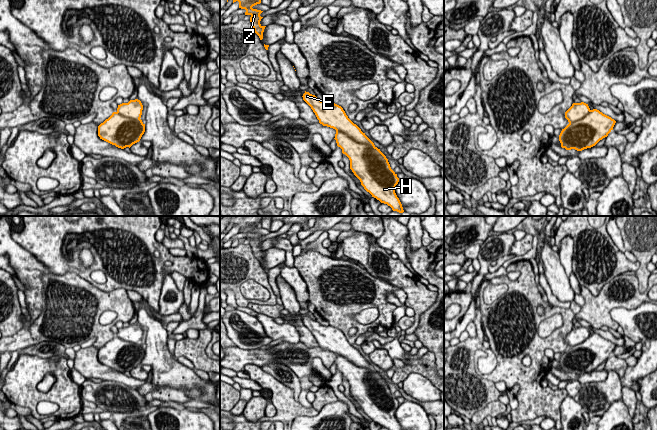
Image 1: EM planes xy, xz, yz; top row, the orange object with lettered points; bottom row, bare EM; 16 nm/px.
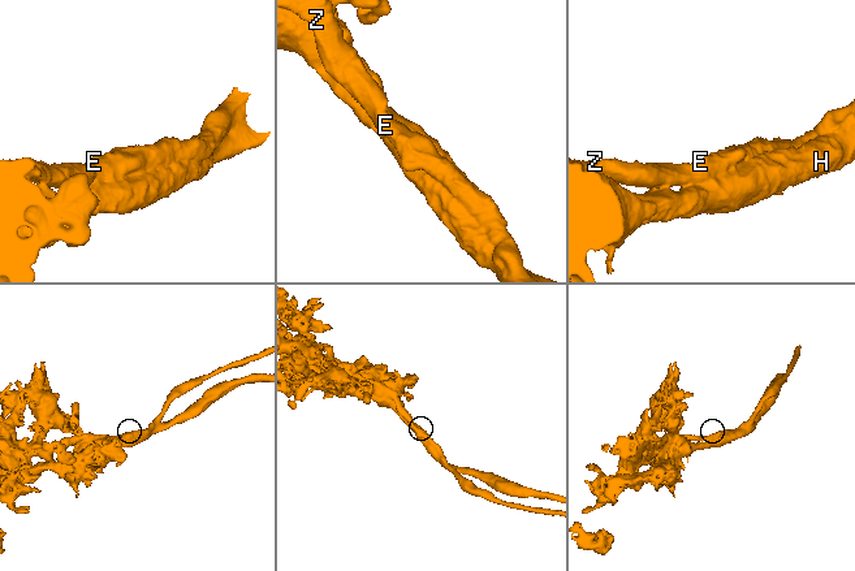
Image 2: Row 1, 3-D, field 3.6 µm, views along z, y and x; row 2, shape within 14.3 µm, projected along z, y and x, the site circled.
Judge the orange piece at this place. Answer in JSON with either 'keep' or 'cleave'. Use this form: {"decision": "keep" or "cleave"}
{"decision": "cleave"}

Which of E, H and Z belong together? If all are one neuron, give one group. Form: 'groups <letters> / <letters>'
groups E Z / H

